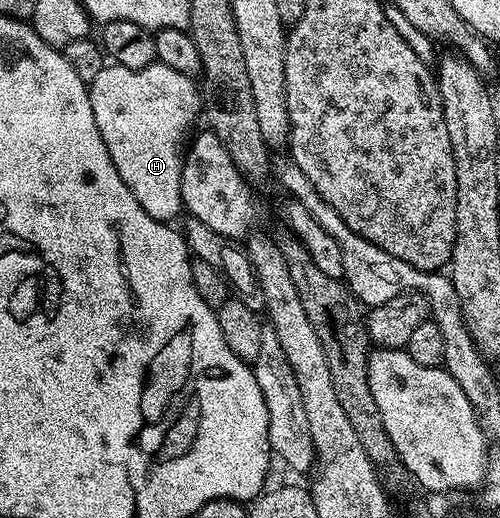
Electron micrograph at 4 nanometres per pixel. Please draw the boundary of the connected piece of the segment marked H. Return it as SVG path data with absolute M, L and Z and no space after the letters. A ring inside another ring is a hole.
M108 64L102 72L98 72L98 76L94 76L88 87L88 95L90 108L94 108L98 132L102 132L102 140L106 140L106 152L110 152L114 168L118 168L118 176L122 176L122 184L130 188L134 200L142 204L142 208L151 218L167 223L176 220L172 218L178 217L184 210L180 187L184 151L193 133L192 125L195 124L196 117L199 114L201 117L202 114L202 94L197 83L182 72L174 72L174 68L166 68L159 64L141 70Z

